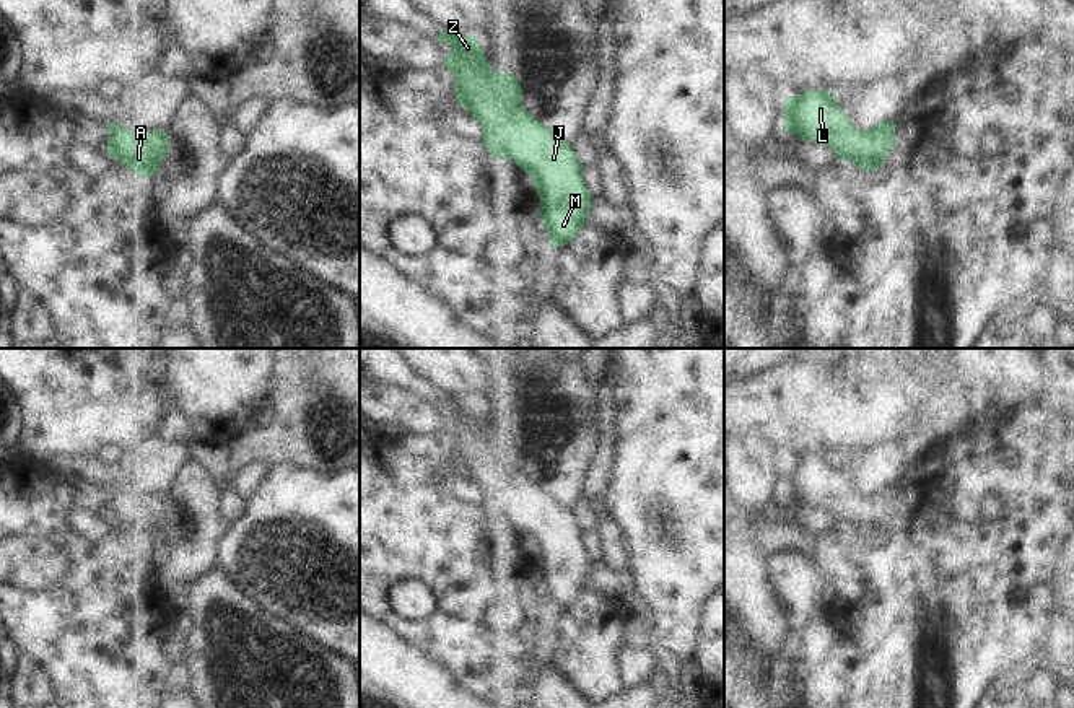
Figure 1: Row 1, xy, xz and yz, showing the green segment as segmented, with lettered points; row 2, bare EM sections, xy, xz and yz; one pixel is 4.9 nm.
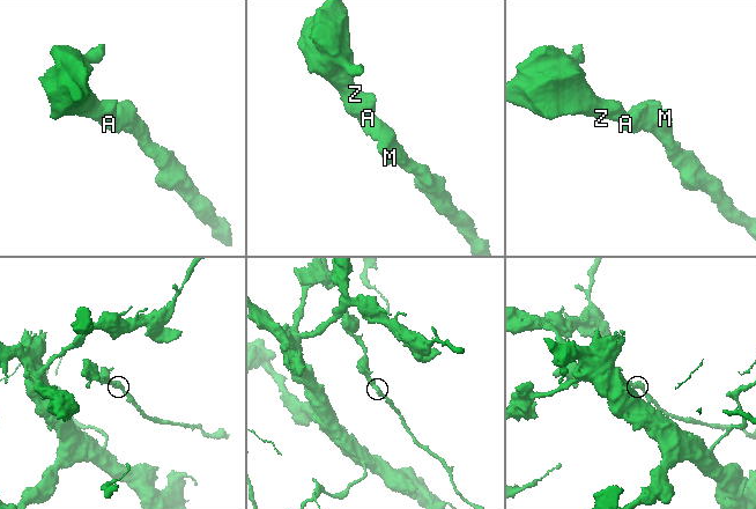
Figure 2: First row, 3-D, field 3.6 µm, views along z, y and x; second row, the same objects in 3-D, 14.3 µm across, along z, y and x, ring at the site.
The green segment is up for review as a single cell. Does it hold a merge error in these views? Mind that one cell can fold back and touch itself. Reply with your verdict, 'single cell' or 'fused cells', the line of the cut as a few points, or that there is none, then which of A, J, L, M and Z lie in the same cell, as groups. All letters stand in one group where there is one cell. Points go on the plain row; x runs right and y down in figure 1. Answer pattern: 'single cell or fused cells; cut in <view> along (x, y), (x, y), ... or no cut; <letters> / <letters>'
single cell; no cut; A J L M Z

